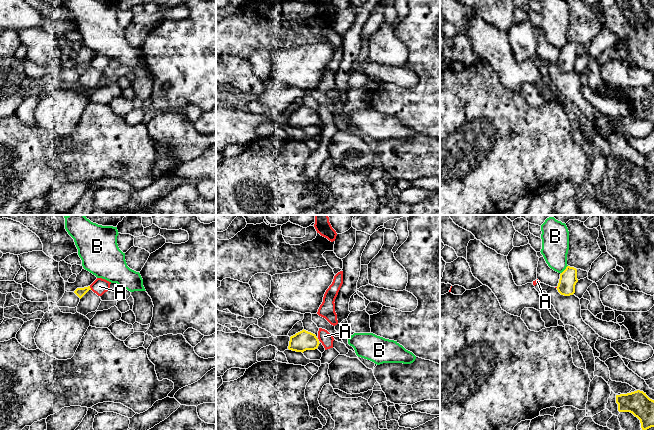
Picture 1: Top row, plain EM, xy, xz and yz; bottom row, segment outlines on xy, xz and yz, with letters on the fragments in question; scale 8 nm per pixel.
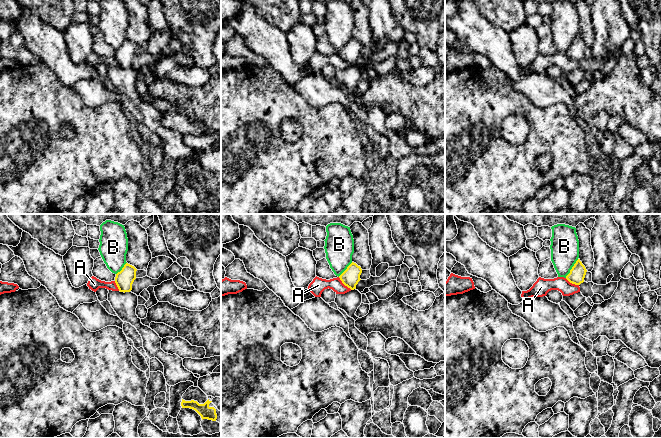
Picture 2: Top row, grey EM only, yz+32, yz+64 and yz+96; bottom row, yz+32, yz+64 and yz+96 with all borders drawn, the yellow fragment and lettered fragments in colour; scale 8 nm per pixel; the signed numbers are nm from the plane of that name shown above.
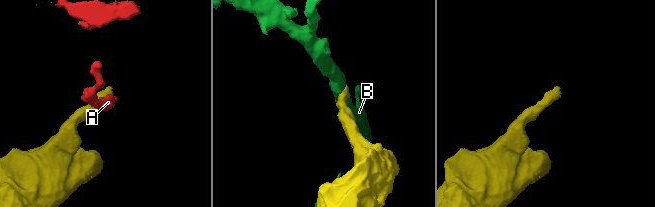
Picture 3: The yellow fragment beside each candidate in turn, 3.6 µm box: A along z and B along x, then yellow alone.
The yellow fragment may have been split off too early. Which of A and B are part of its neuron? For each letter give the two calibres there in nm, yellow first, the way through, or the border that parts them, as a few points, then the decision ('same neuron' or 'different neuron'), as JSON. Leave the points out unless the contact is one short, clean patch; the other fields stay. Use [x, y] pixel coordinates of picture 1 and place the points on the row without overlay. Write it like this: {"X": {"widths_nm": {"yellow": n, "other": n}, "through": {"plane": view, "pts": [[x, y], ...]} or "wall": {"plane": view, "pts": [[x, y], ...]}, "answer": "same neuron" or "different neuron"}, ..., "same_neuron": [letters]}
{"A": {"widths_nm": {"yellow": 80, "other": 120}, "wall": {"plane": "xy", "pts": [[89, 62], [91, 65]]}, "answer": "different neuron"}, "B": {"widths_nm": {"yellow": 140, "other": 220}, "wall": {"plane": "yz", "pts": [[567, 41], [561, 49]]}, "answer": "different neuron"}, "same_neuron": []}

